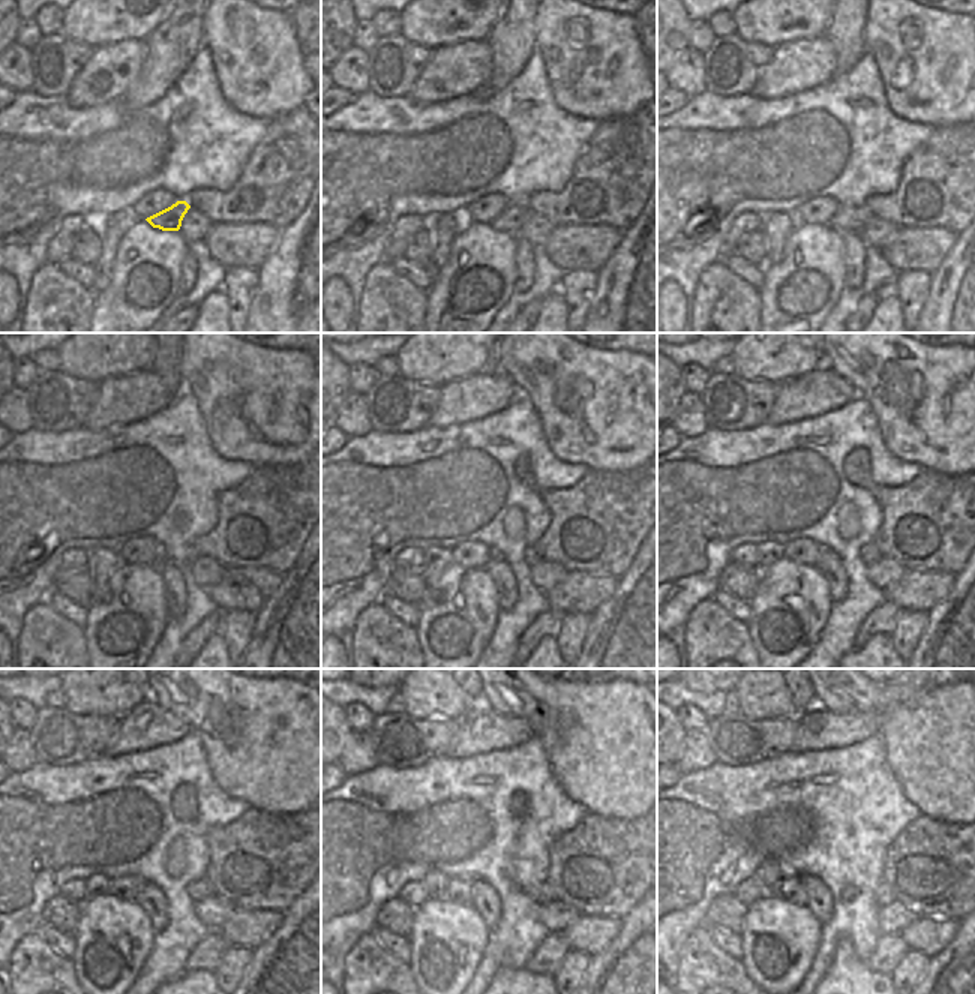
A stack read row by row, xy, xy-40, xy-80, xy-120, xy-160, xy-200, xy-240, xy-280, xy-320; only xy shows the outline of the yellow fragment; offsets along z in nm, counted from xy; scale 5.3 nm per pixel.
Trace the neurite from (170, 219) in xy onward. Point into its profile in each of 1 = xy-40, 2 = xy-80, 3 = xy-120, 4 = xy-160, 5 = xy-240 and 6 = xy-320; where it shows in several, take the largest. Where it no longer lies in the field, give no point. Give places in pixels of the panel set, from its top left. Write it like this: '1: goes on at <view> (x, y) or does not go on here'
1: goes on at xy-40 (510, 221)
2: goes on at xy-80 (848, 219)
3: goes on at xy-120 (192, 553)
4: goes on at xy-160 (531, 555)
5: goes on at xy-240 (197, 891)
6: goes on at xy-320 (884, 894)

